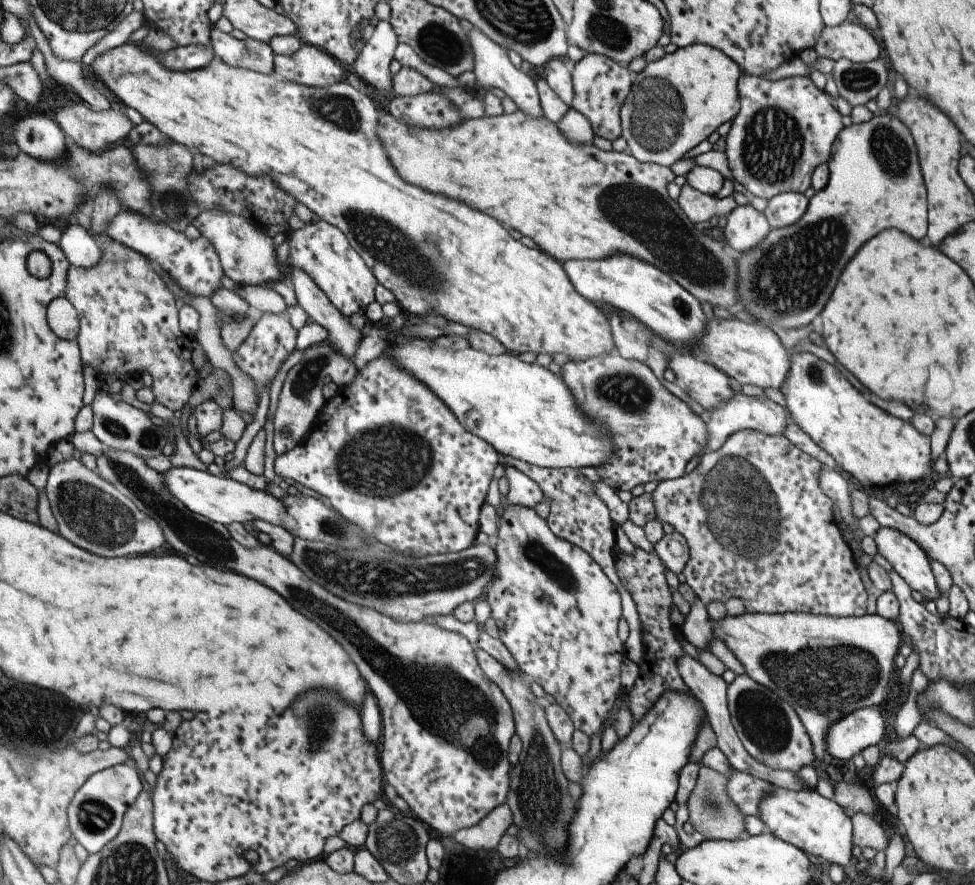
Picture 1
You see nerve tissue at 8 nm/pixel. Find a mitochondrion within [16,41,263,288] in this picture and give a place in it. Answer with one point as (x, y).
(172, 201)

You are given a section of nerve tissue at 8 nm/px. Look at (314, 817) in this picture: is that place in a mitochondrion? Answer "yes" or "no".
no

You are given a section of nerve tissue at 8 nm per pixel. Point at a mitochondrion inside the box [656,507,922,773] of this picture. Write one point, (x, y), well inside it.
(825, 680)

